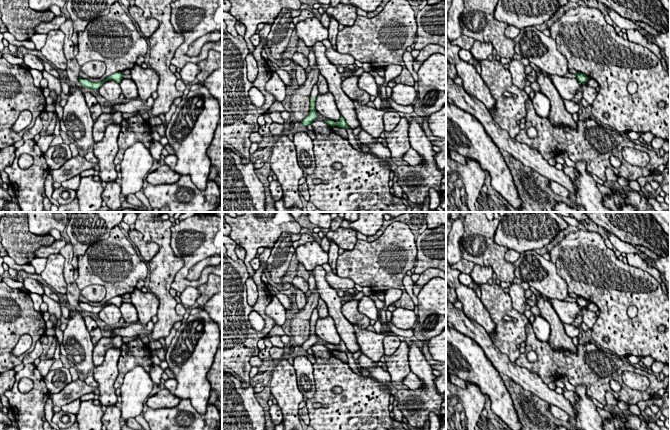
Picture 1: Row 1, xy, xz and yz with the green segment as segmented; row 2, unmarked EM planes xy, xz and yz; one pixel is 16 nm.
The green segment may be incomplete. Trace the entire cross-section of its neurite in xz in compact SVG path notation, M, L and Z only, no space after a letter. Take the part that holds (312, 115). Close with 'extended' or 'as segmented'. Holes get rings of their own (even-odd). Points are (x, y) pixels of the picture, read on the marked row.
M316 84L314 85L310 94L310 112L301 122L303 126L308 126L317 118L317 113L315 109L315 99L318 94L319 94L319 91L318 91L318 86Z; extended

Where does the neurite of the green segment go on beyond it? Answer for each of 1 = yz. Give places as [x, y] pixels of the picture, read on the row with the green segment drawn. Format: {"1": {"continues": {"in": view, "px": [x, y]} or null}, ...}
{"1": {"continues": null}}

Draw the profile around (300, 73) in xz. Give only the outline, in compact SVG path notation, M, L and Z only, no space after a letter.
M292 61L292 65L296 67L295 78L297 80L298 85L301 86L305 83L306 78L307 78L305 70L298 64L294 63L293 61Z

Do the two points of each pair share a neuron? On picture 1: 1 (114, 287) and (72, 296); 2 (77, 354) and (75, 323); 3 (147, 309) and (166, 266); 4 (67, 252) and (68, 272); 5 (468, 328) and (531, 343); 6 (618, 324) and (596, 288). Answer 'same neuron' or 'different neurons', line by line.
1: different neurons
2: same neuron
3: different neurons
4: same neuron
5: different neurons
6: same neuron

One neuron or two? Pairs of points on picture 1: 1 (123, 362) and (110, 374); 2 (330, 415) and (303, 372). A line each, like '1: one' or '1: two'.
1: two
2: two

